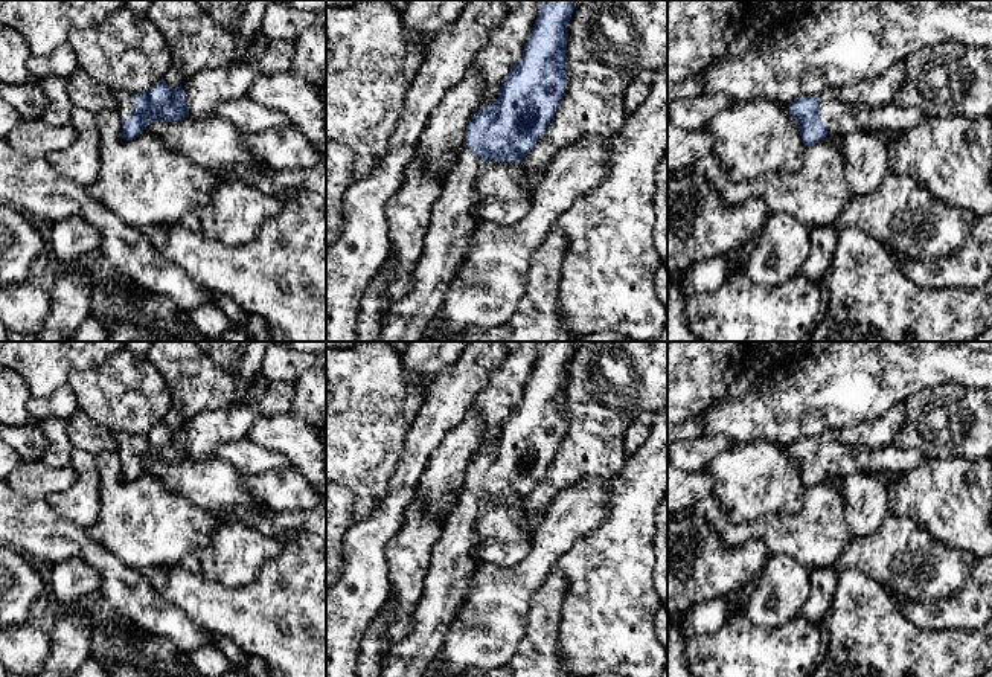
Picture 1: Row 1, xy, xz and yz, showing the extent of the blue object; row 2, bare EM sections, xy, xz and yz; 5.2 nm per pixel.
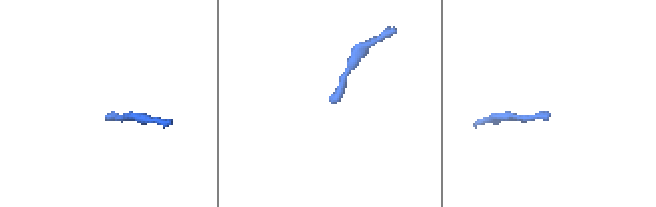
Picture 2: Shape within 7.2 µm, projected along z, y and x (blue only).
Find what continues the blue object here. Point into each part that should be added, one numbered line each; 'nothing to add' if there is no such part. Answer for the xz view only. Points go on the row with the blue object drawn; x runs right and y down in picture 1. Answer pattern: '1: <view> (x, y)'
1: xz (448, 238)

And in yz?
1: yz (840, 116)

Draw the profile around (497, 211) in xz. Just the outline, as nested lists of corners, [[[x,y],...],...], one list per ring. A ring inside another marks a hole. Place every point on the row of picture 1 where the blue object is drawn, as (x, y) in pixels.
[[[488,197],[478,207],[478,218],[489,224],[515,226],[530,210],[530,197],[507,200]]]

